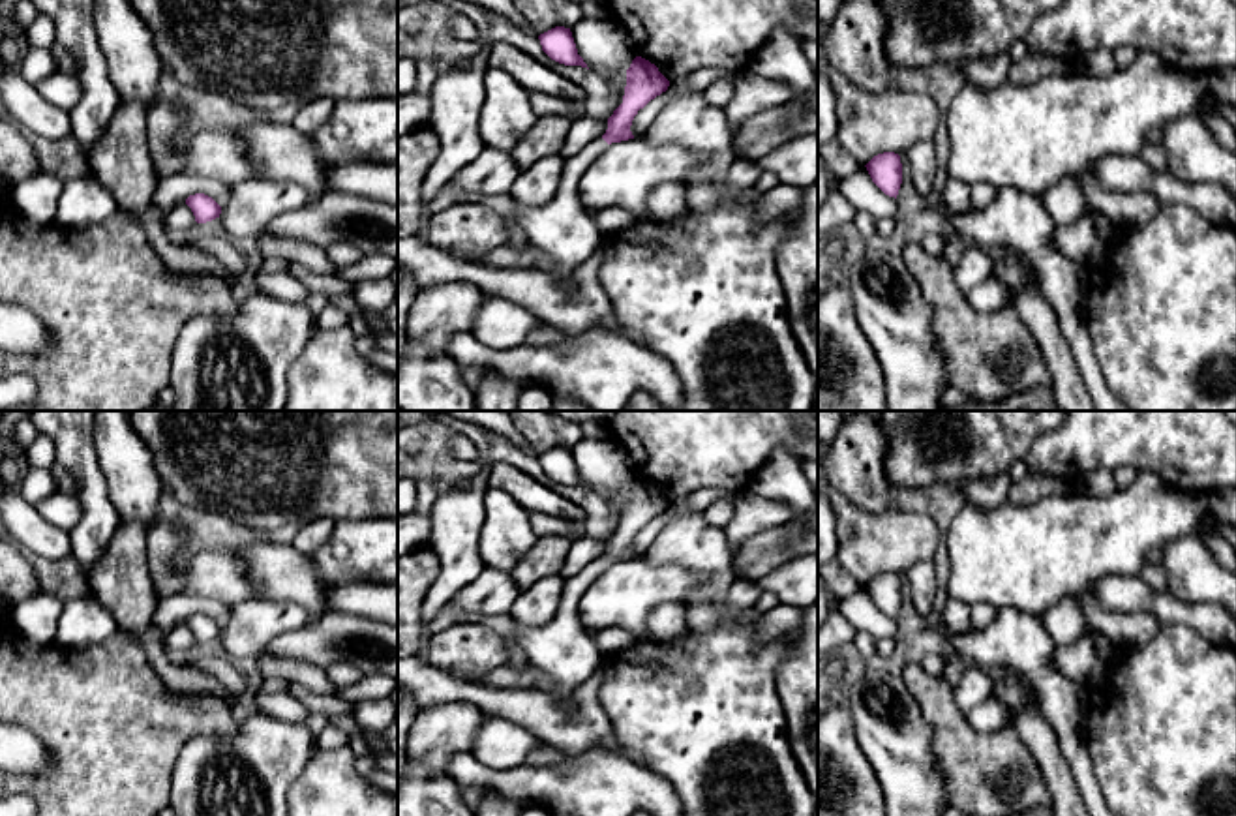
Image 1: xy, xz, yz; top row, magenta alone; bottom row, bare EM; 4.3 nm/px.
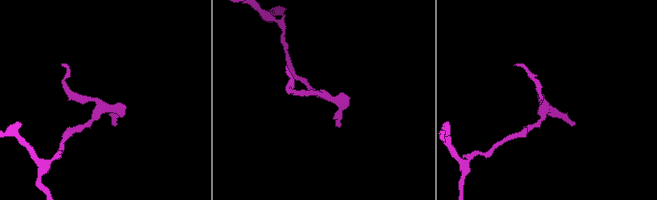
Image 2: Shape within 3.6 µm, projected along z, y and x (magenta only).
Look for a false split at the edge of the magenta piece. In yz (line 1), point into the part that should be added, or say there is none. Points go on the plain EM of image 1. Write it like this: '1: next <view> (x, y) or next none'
1: next none

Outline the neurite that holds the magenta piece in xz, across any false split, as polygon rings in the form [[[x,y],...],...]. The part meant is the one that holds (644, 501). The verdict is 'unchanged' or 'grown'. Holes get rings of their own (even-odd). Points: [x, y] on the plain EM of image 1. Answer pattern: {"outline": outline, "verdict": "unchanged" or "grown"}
{"outline": [[[636,476],[626,490],[623,523],[608,538],[606,553],[565,580],[557,615],[544,627],[518,625],[512,640],[516,662],[542,672],[551,681],[548,694],[557,703],[570,705],[578,687],[596,672],[604,658],[598,638],[589,634],[580,621],[581,595],[608,565],[634,559],[630,552],[634,536],[668,506],[670,501],[655,484]]], "verdict": "grown"}

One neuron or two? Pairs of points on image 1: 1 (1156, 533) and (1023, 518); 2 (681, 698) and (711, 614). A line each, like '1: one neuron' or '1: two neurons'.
1: one neuron
2: two neurons

